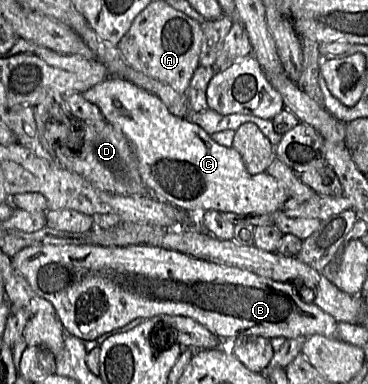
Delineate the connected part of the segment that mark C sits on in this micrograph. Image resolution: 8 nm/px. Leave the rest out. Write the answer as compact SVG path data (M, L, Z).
M109 76L104 81L82 92L82 96L98 106L106 121L117 127L132 144L140 176L149 191L191 214L215 210L220 213L271 215L272 225L283 234L292 234L301 240L307 239L320 226L315 218L289 218L280 212L289 194L286 189L267 172L251 175L241 155L233 147L216 143L200 126L169 112L158 96L120 77Z

